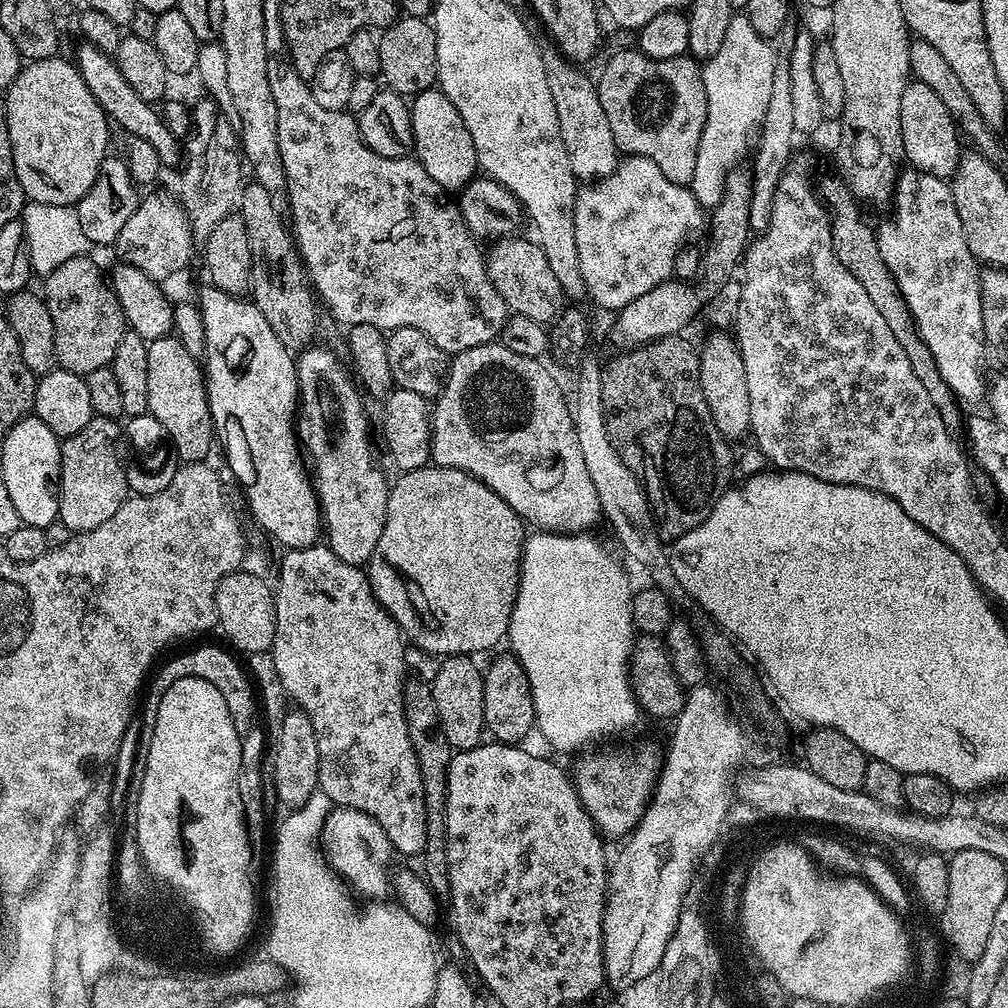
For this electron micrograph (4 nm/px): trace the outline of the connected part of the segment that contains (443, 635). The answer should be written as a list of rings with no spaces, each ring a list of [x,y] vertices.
[[[425,466],[418,470],[400,472],[397,480],[391,481],[388,489],[388,505],[386,506],[386,522],[382,526],[382,538],[378,538],[378,546],[374,546],[374,554],[367,565],[368,581],[372,584],[372,592],[376,601],[392,615],[396,625],[409,645],[420,648],[432,658],[446,656],[471,656],[476,652],[488,652],[496,643],[503,641],[508,635],[510,614],[514,610],[514,602],[520,585],[520,559],[524,553],[526,525],[513,508],[506,506],[490,486],[483,484],[478,478],[453,468]]]

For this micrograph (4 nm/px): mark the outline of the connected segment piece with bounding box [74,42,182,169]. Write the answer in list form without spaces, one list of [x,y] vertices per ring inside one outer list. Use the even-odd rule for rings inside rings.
[[[87,42],[81,43],[81,48],[74,55],[74,63],[76,69],[82,74],[82,82],[86,82],[90,94],[94,94],[94,98],[98,98],[98,106],[102,106],[102,110],[108,116],[109,121],[113,125],[116,124],[122,131],[128,132],[129,137],[141,136],[146,138],[146,142],[150,142],[150,146],[154,146],[154,154],[158,154],[161,165],[165,169],[172,168],[176,163],[182,160],[182,140],[168,129],[164,123],[161,113],[156,112],[151,103],[143,100],[134,90],[130,90],[130,82],[126,82],[126,78],[122,75],[122,70],[118,70],[115,59],[109,53],[98,50],[98,46]]]

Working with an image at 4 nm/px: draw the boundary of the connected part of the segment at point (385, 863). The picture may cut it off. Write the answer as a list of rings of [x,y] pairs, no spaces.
[[[333,807],[332,813],[326,818],[324,828],[318,837],[319,847],[322,849],[322,856],[328,862],[329,868],[345,881],[357,897],[365,896],[363,899],[368,902],[380,902],[384,896],[390,892],[390,872],[388,867],[392,864],[394,849],[391,842],[386,838],[384,828],[377,820],[370,818],[364,812],[359,812],[354,808]]]

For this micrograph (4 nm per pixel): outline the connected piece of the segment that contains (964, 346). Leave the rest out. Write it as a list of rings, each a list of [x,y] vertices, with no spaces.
[[[904,170],[894,181],[894,195],[891,197],[892,217],[884,225],[875,229],[878,250],[882,262],[893,275],[906,306],[917,326],[917,332],[930,348],[938,371],[946,380],[946,385],[965,405],[976,404],[985,399],[986,376],[984,380],[984,315],[982,314],[982,294],[980,293],[981,265],[976,256],[966,246],[966,234],[962,234],[962,222],[958,218],[958,206],[954,206],[952,185],[947,180],[934,178],[915,170]]]

